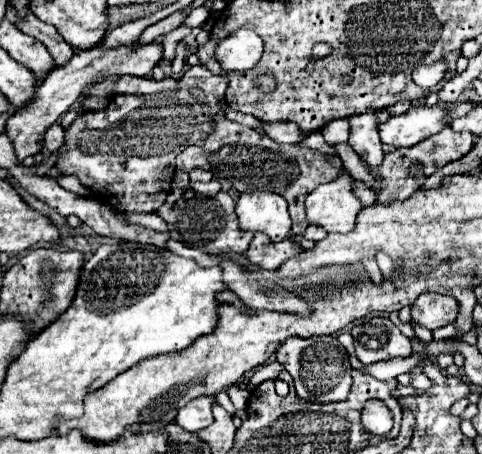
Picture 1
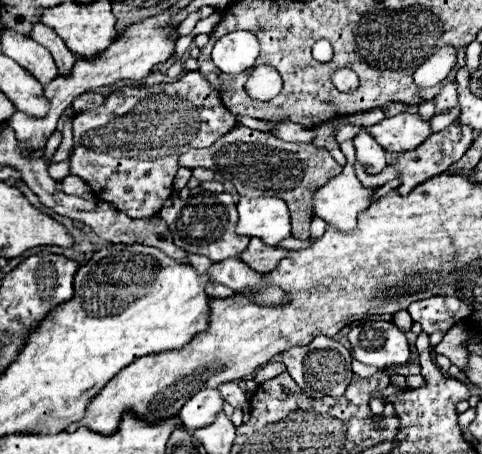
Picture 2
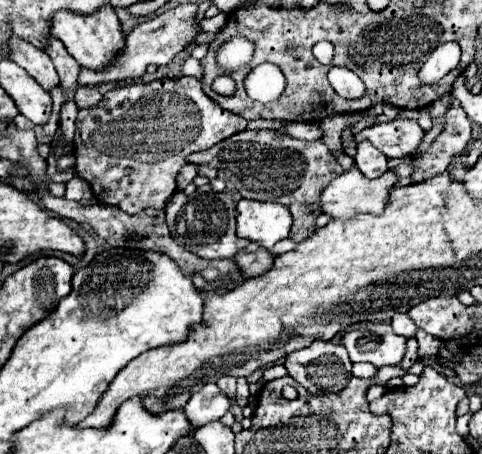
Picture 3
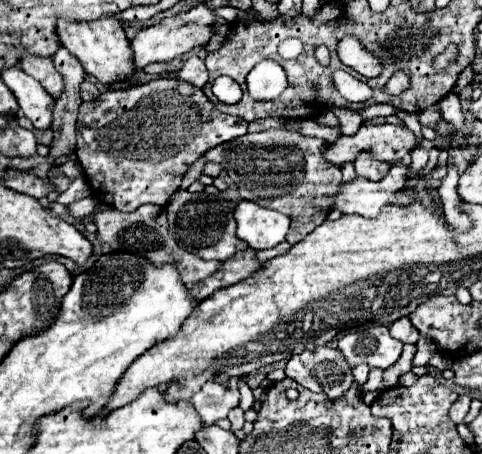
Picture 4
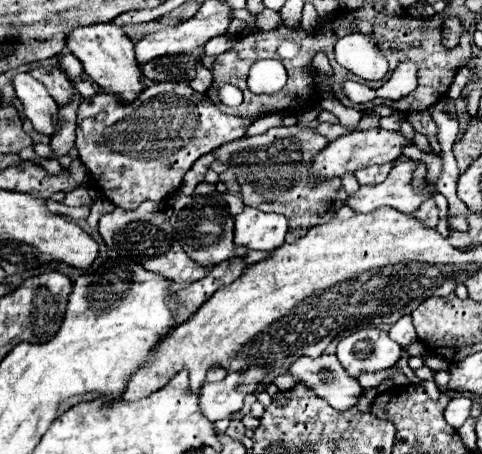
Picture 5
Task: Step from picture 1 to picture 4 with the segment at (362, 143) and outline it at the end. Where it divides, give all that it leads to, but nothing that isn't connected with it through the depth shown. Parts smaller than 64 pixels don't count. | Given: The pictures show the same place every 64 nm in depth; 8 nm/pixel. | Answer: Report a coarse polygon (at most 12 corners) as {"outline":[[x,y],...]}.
{"outline":[[360,152],[356,174],[380,180],[390,164],[374,160],[372,152]]}

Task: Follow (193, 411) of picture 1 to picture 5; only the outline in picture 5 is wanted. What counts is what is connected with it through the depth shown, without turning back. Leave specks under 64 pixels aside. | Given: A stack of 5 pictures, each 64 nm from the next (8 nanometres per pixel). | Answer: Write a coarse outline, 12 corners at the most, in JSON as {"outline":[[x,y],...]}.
{"outline":[[266,368],[228,374],[206,382],[198,394],[210,422],[242,408]]}

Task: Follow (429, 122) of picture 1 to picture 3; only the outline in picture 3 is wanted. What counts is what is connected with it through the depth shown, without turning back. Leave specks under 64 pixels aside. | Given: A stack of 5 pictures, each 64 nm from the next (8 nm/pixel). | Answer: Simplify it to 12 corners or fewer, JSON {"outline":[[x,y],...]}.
{"outline":[[396,118],[354,136],[370,140],[388,158],[410,156],[424,130]]}

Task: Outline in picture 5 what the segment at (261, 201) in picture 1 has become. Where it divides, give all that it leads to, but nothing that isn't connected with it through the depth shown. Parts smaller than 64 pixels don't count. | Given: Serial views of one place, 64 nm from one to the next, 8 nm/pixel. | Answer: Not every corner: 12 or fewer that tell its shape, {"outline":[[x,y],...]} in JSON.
{"outline":[[252,206],[234,216],[234,240],[250,250],[284,244],[288,220]]}

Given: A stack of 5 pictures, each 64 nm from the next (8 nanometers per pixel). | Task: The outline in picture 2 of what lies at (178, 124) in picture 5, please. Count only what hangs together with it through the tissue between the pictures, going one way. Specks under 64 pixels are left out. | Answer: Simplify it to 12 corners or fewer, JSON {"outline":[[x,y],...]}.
{"outline":[[202,72],[124,86],[74,118],[70,174],[160,212],[184,148],[234,116]]}

